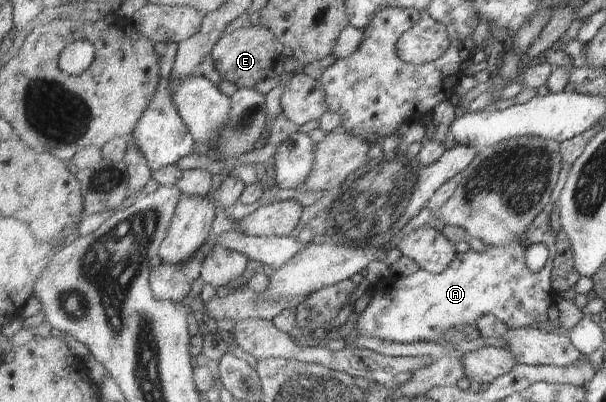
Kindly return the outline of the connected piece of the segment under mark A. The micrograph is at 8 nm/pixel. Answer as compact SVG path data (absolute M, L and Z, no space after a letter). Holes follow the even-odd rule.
M545 209L527 231L523 242L503 246L486 246L481 252L469 249L464 254L457 254L450 267L441 274L435 274L428 270L420 270L414 275L400 277L390 273L371 287L372 294L369 305L363 311L358 320L356 334L365 337L376 337L384 341L397 341L402 343L436 343L444 334L450 334L452 330L459 330L466 326L476 326L475 323L483 315L493 313L509 328L533 327L540 328L543 323L550 324L548 309L556 305L558 294L553 283L553 270L557 254L558 233L550 227L548 209ZM532 244L544 244L549 249L547 264L539 271L532 271L527 264L527 246Z

